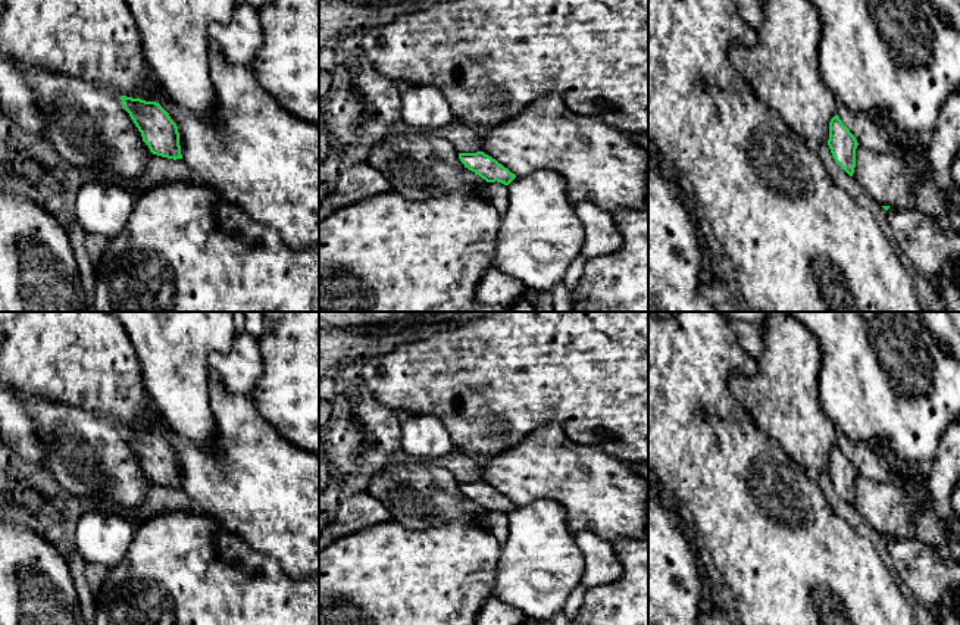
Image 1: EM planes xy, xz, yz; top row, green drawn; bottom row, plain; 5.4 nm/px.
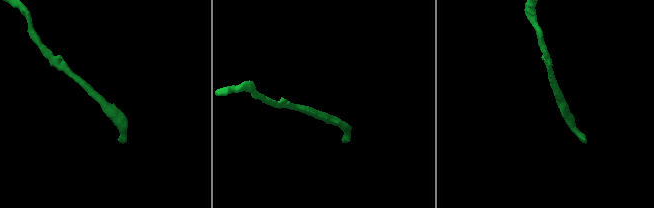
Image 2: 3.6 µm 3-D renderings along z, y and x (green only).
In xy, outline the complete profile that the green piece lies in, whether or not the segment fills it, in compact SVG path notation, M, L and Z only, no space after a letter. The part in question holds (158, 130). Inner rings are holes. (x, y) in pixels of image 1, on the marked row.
M126 96L121 100L153 154L182 159L178 126L159 103Z

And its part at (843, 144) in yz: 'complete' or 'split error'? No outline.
complete

